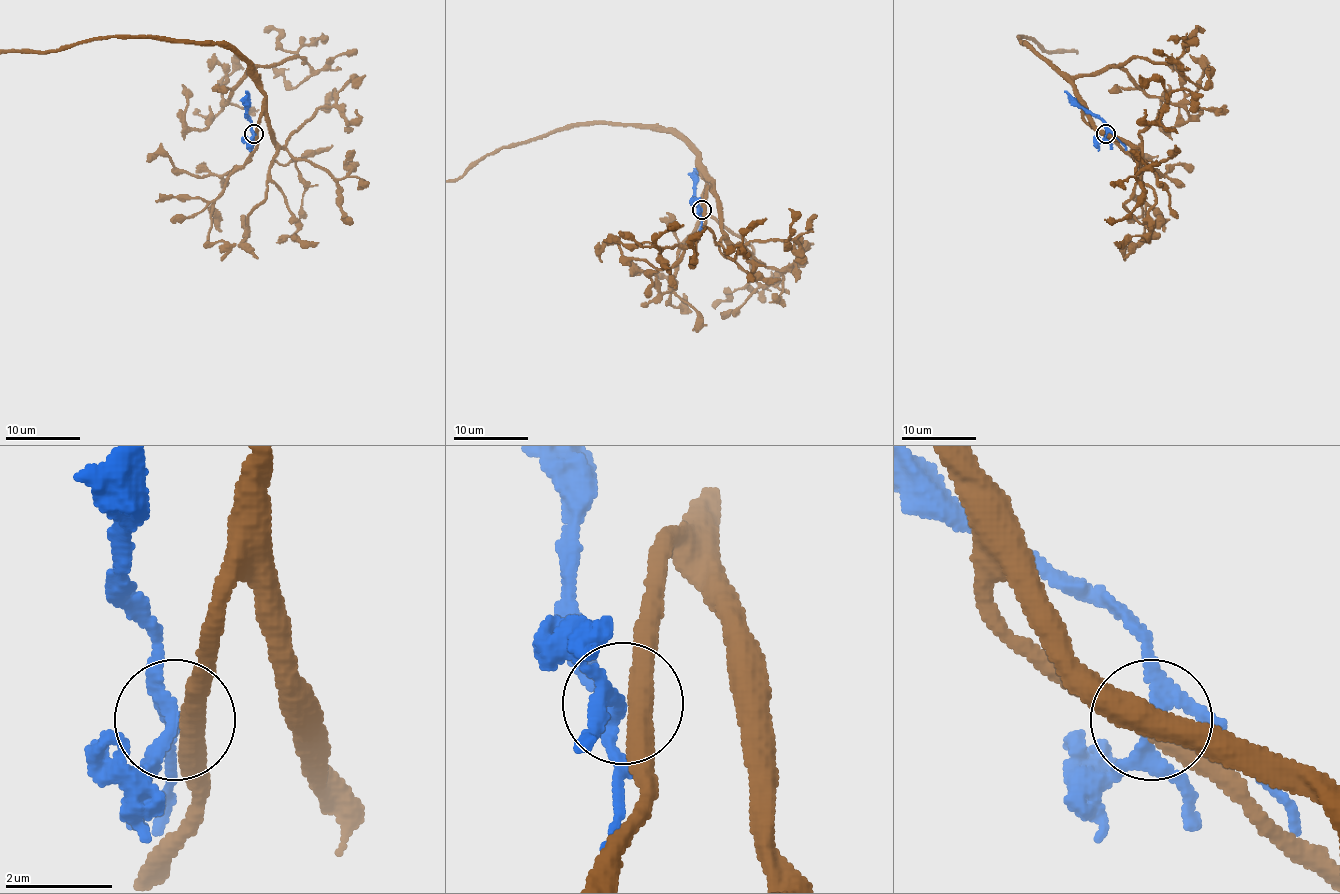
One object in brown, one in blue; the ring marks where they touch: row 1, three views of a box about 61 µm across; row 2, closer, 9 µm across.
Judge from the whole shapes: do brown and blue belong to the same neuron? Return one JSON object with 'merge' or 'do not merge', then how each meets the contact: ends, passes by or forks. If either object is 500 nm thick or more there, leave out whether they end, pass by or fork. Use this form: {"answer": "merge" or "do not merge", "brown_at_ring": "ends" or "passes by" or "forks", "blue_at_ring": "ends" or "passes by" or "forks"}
{"answer": "do not merge", "brown_at_ring": "passes by", "blue_at_ring": "forks"}

